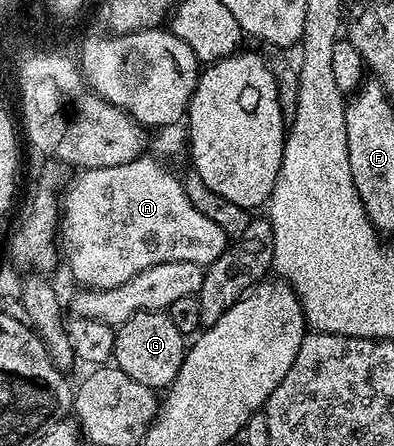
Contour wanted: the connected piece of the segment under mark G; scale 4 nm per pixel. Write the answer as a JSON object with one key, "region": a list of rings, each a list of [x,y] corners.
{"region":[[[139,311],[116,327],[112,361],[123,372],[127,372],[131,380],[139,380],[139,384],[168,388],[177,379],[186,349],[186,335],[181,334],[179,328],[175,328],[175,324],[171,324],[166,311]]]}

